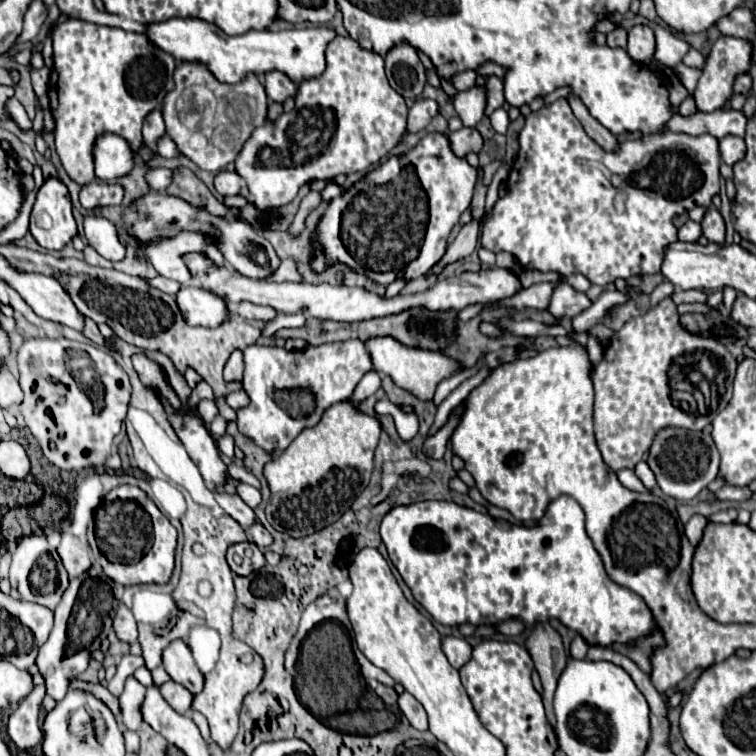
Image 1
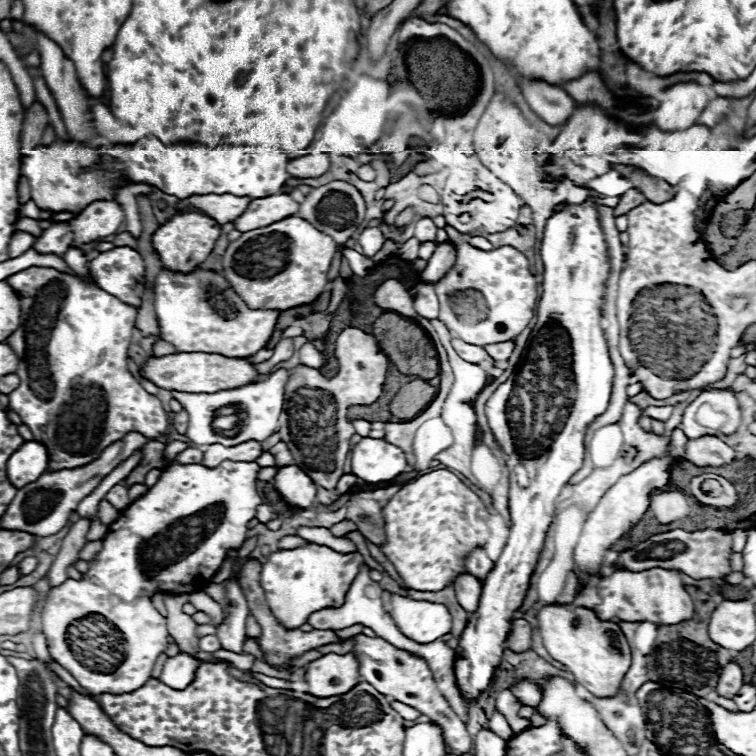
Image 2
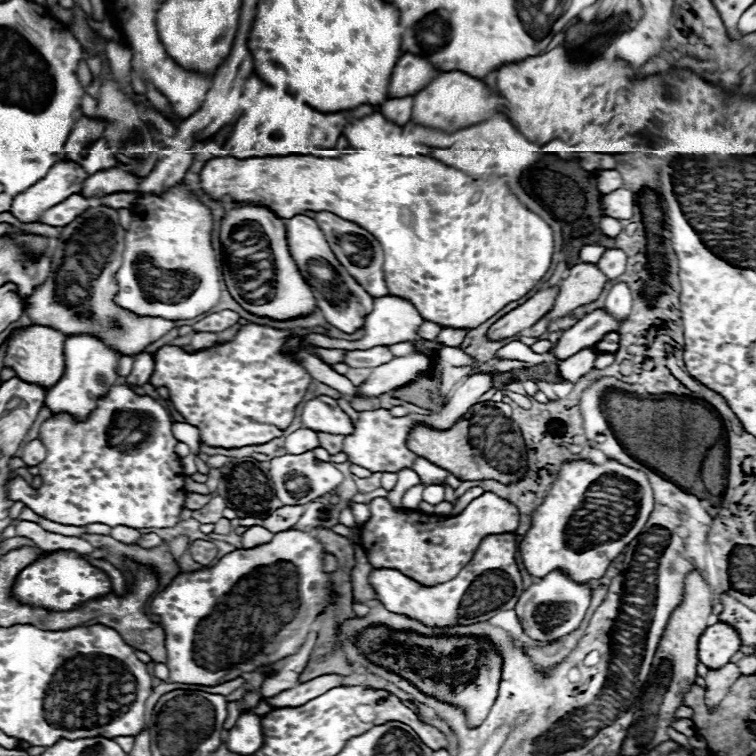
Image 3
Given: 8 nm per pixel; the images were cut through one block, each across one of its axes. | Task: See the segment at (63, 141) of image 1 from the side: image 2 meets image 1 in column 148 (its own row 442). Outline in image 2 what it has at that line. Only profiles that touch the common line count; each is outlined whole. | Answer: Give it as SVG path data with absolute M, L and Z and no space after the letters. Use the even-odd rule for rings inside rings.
M68 248L62 258L72 270L70 274L58 272L54 268L32 266L8 278L22 304L22 324L6 340L20 360L16 372L20 376L20 386L8 394L10 408L32 430L34 440L48 448L48 470L84 466L96 460L106 446L132 430L142 432L146 438L156 438L168 428L168 416L162 408L162 402L148 394L126 366L136 310L98 288L90 276L90 260L80 248Z

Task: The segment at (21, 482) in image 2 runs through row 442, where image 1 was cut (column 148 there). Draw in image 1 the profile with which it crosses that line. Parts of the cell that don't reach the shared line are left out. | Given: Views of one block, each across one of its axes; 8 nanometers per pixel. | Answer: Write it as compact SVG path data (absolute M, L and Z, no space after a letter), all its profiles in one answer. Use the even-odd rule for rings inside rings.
M170 18L166 22L146 24L146 36L154 46L166 50L176 58L176 62L202 62L220 82L240 82L248 72L258 76L280 70L288 74L292 82L302 82L316 78L324 72L324 52L326 46L336 38L336 30L330 26L304 28L304 30L250 30L240 36L228 36L218 26L200 18Z

